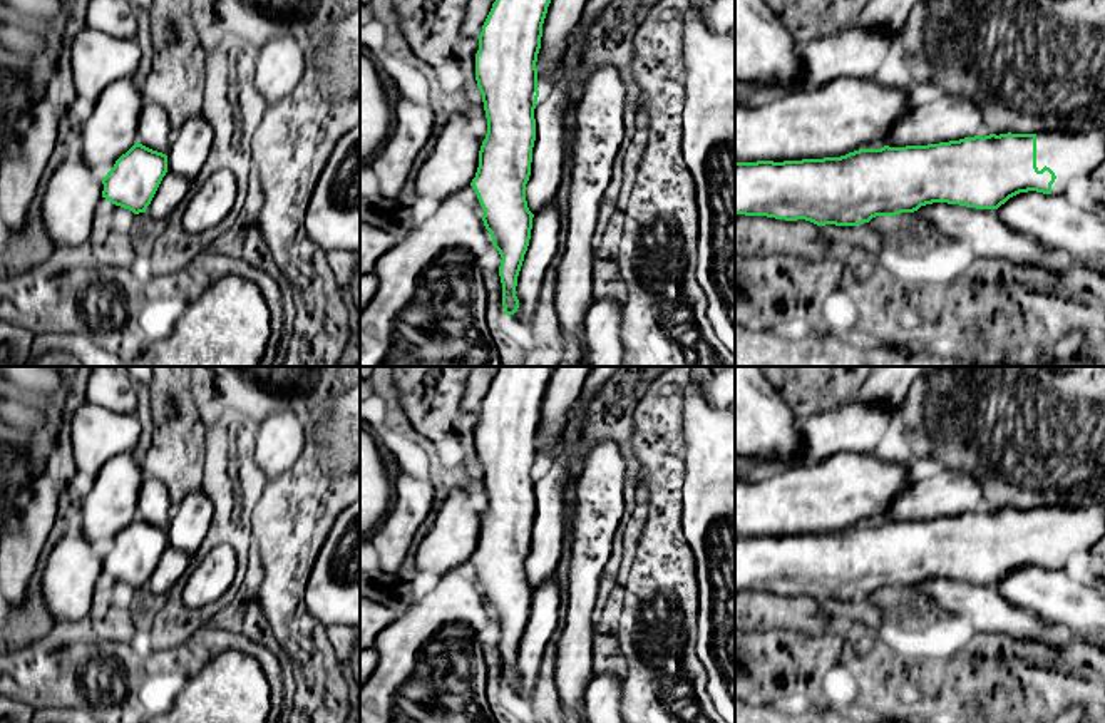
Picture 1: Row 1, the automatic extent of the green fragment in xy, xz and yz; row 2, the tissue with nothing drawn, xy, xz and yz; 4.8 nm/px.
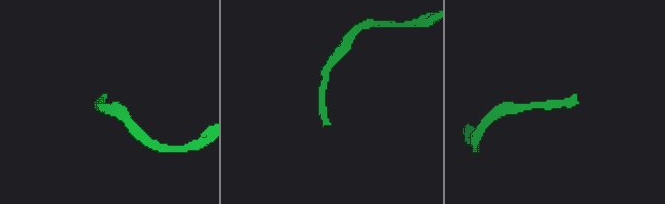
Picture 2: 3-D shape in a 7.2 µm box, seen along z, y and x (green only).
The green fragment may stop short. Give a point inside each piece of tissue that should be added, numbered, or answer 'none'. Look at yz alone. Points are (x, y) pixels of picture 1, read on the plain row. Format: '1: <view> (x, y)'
1: yz (1072, 531)

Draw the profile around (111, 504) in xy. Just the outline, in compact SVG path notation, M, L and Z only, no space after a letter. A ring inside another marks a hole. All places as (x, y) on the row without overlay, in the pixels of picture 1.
M121 454L100 469L92 489L75 500L74 522L100 552L137 517L137 497L146 477L132 454Z

